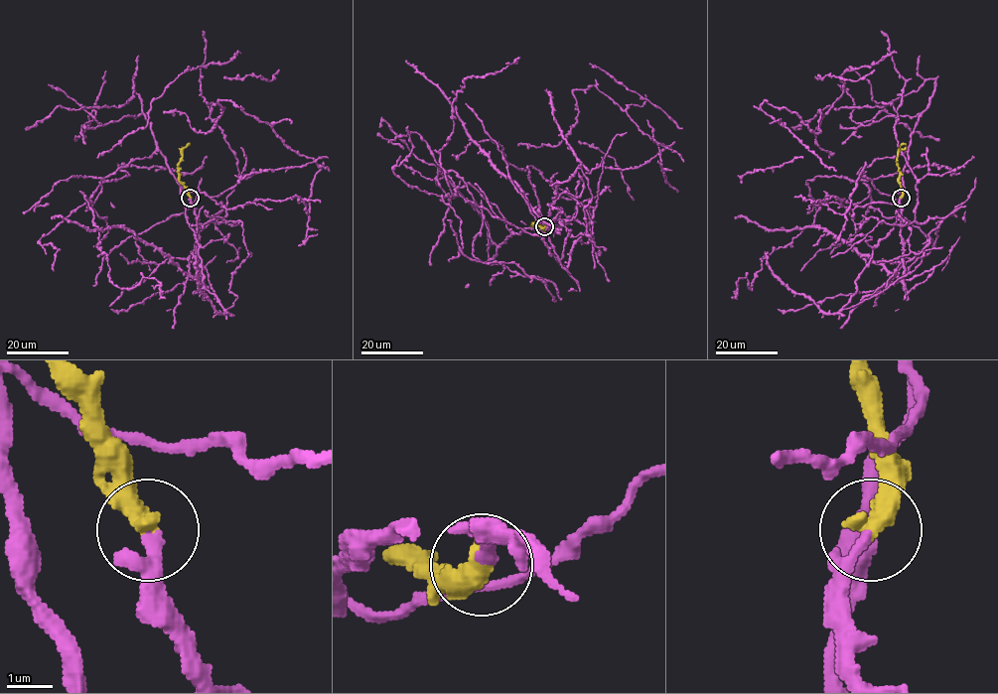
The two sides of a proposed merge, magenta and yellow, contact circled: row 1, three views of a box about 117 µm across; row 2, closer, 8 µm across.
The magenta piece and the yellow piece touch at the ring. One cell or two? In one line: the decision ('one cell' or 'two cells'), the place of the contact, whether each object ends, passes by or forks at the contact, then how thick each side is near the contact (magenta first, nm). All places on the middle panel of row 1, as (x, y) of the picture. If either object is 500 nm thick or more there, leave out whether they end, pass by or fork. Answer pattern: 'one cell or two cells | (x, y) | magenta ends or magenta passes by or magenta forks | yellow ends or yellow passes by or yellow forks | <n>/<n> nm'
one cell | (544, 226) | 200/500 nm

